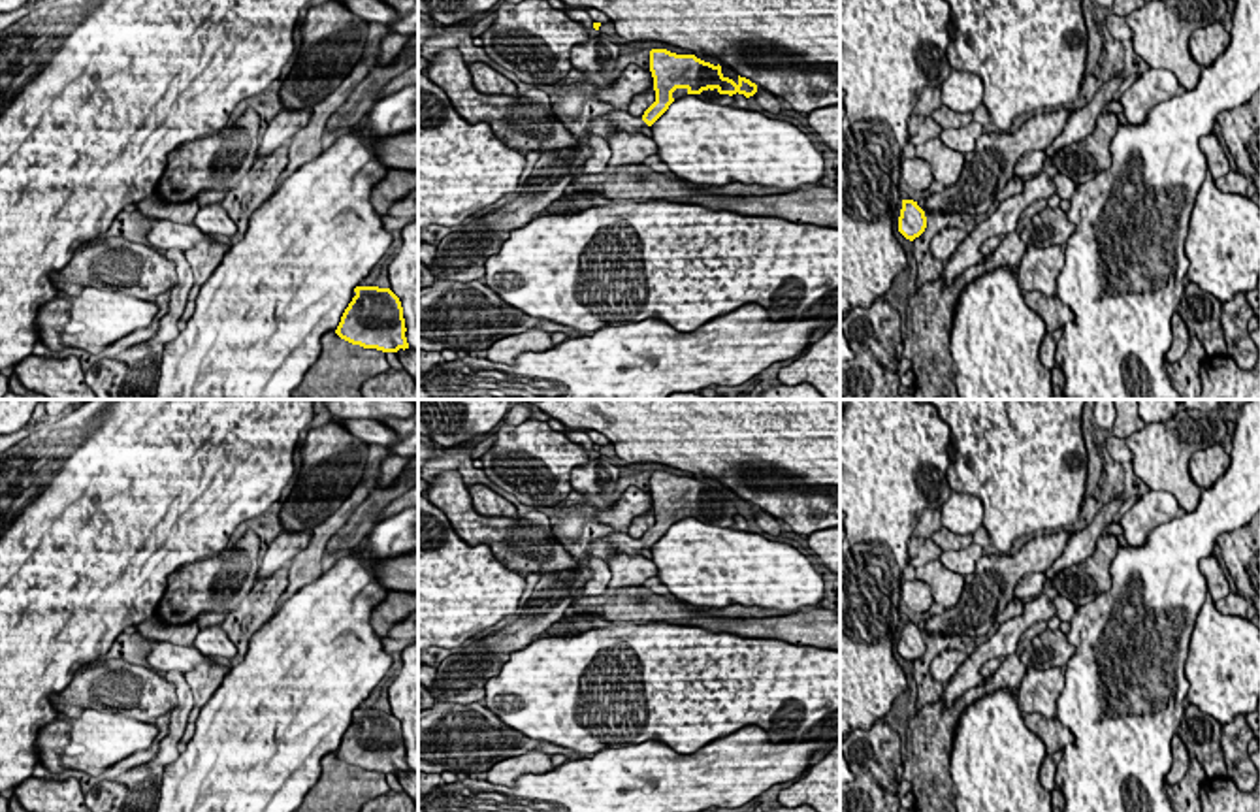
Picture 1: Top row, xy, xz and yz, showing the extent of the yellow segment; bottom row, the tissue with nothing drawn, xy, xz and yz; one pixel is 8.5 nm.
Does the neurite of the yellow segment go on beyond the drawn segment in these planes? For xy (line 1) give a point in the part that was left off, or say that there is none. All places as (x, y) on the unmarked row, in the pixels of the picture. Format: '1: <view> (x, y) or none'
1: none

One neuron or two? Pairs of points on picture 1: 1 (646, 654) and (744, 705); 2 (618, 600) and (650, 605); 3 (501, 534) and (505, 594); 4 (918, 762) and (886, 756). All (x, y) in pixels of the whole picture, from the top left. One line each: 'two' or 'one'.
1: one
2: one
3: two
4: two

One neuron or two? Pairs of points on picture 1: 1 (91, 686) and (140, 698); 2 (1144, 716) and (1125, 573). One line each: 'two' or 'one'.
1: one
2: one

